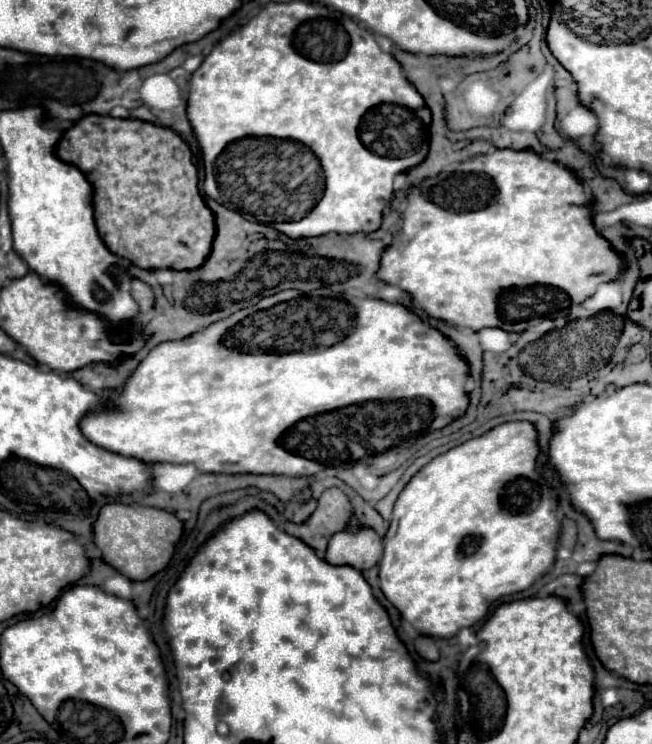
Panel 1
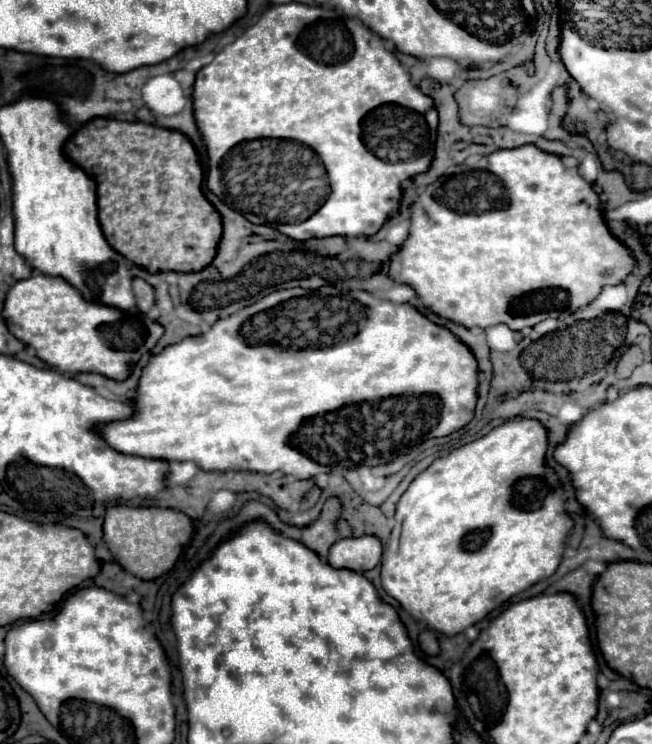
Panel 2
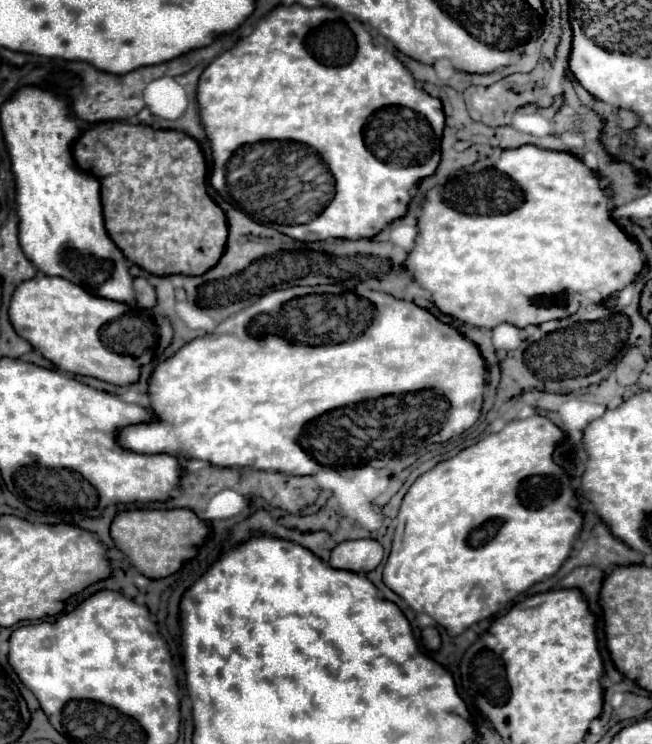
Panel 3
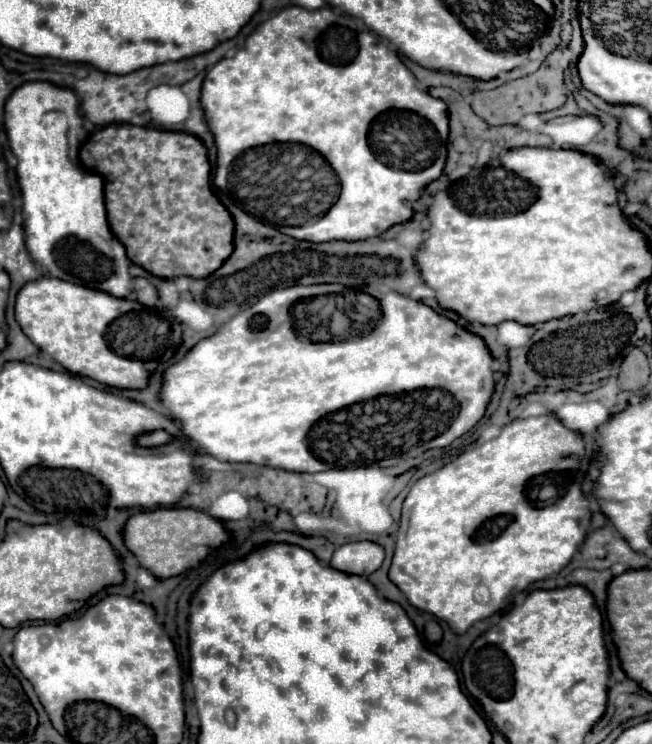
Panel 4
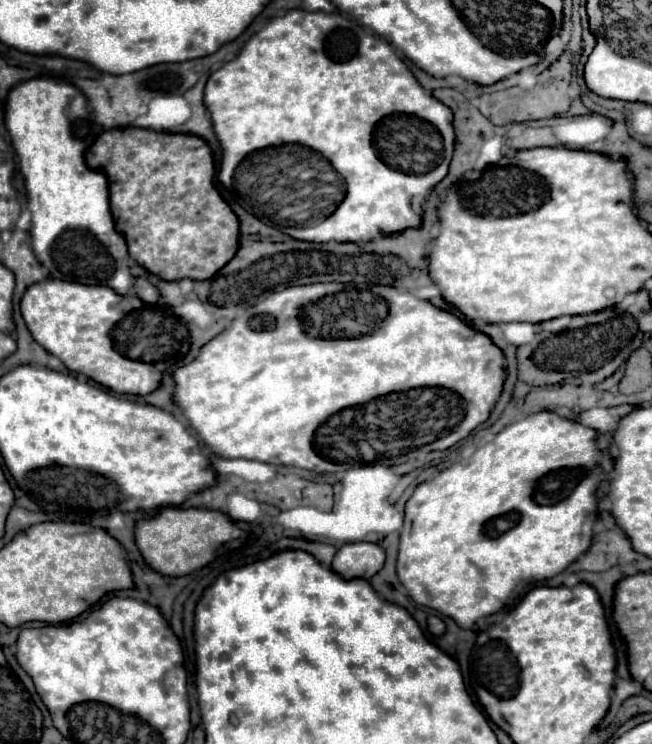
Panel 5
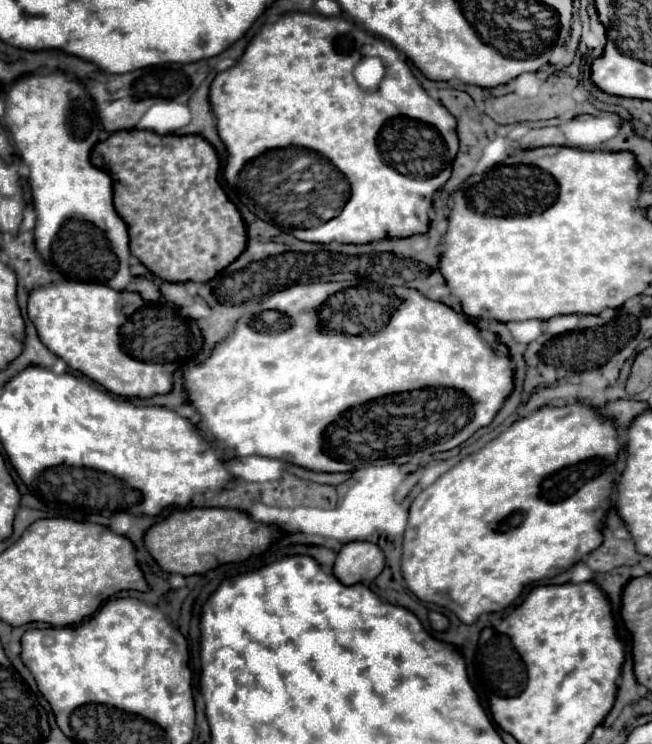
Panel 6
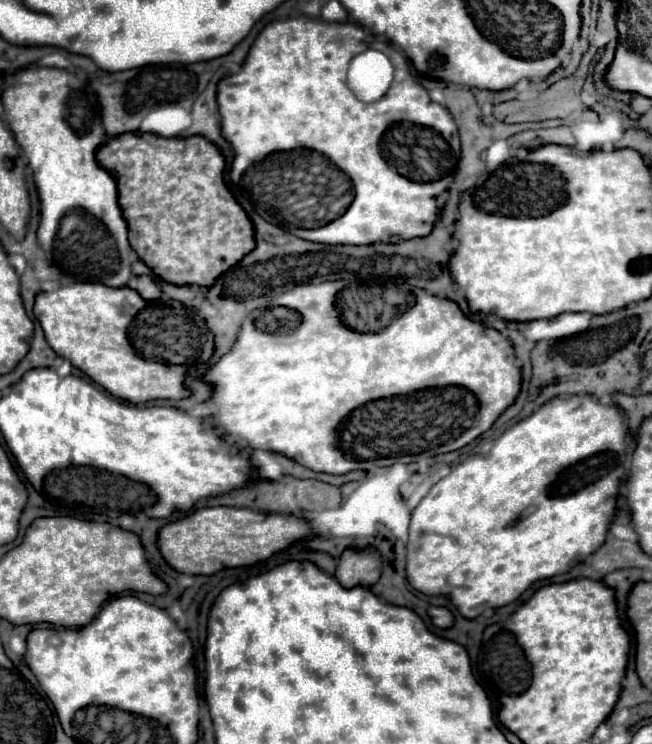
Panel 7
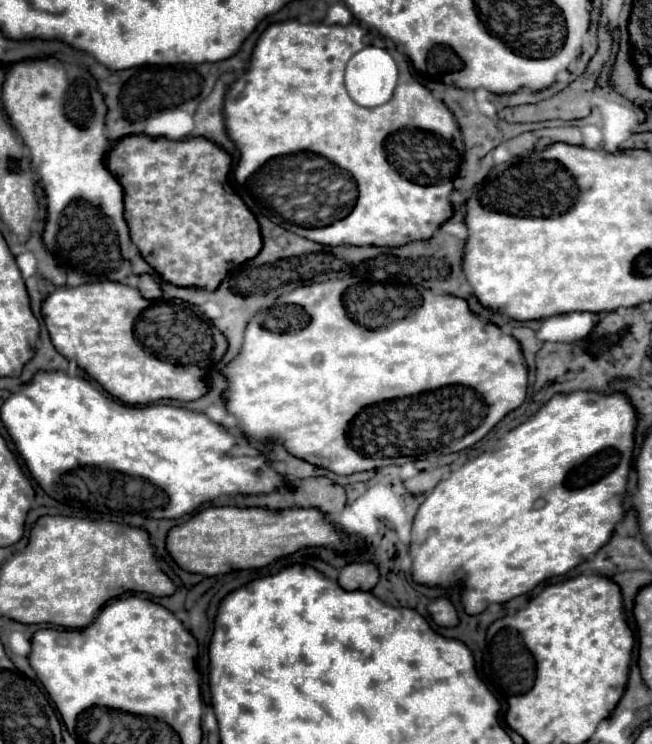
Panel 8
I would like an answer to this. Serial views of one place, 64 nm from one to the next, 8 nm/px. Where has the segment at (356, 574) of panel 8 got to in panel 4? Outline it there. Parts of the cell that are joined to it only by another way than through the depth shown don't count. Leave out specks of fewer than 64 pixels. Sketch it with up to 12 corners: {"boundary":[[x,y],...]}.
{"boundary":[[346,542],[330,566],[370,576],[384,560],[376,542]]}

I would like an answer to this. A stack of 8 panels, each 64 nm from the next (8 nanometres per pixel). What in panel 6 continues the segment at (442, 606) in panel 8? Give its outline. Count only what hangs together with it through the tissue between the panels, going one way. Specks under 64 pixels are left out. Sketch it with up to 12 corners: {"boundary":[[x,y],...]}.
{"boundary":[[430,612],[430,626],[434,632],[448,628],[448,618],[438,612]]}

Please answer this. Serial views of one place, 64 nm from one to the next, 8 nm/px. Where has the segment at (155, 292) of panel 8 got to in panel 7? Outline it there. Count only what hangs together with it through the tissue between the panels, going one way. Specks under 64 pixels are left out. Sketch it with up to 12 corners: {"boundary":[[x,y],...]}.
{"boundary":[[138,276],[136,292],[148,302],[162,296],[150,276]]}

